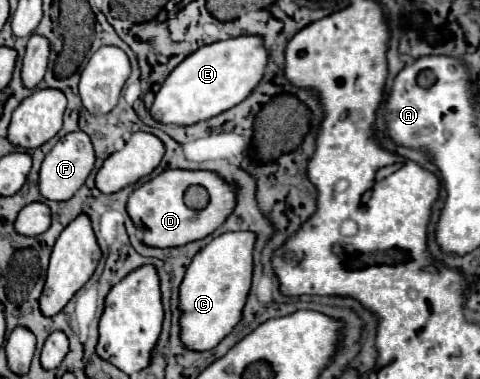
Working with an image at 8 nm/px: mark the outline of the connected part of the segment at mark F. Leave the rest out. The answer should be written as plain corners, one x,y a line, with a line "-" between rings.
81,130
71,132
63,140
59,140
45,156
39,170
39,190
47,200
59,200
59,202
69,200
85,184
93,168
95,168
95,150
91,138

